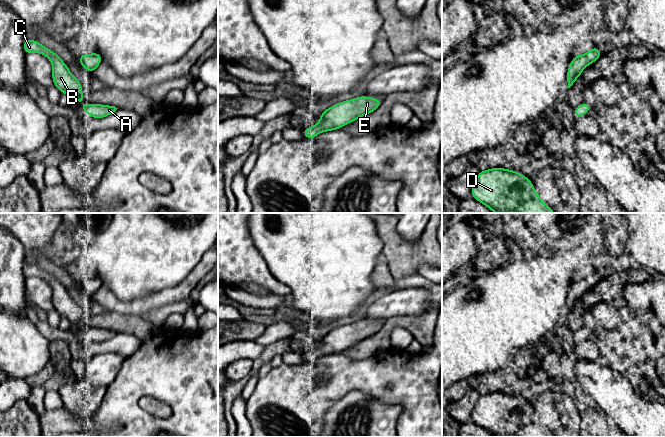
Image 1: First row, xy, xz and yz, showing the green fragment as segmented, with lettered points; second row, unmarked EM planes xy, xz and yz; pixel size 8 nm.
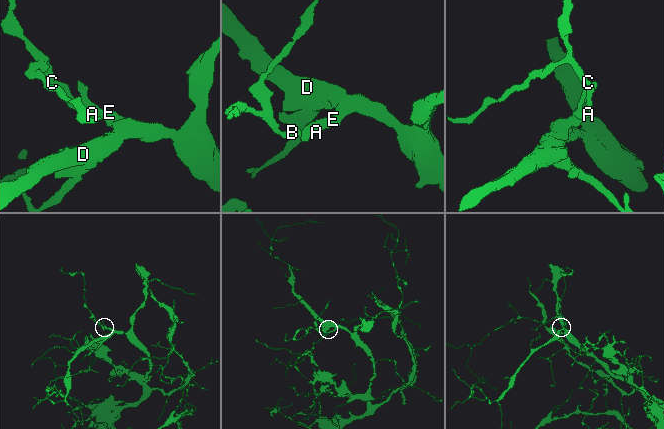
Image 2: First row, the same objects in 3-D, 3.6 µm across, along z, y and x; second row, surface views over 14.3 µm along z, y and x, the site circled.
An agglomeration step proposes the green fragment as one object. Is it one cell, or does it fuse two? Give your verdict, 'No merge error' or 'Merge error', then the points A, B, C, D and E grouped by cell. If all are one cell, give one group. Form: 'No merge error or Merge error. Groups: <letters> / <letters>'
No merge error. Groups: A B C D E

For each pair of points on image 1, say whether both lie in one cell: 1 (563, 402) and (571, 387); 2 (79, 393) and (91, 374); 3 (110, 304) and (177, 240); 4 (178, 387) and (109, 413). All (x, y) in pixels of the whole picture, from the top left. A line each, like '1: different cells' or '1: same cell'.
1: different cells
2: different cells
3: different cells
4: same cell

